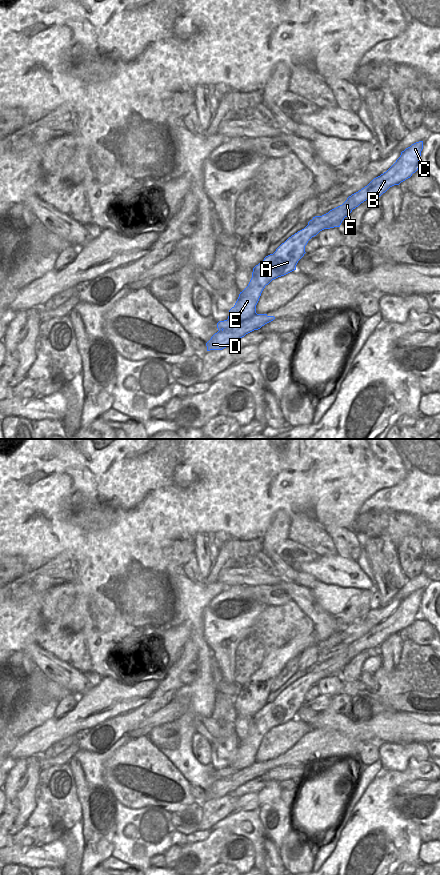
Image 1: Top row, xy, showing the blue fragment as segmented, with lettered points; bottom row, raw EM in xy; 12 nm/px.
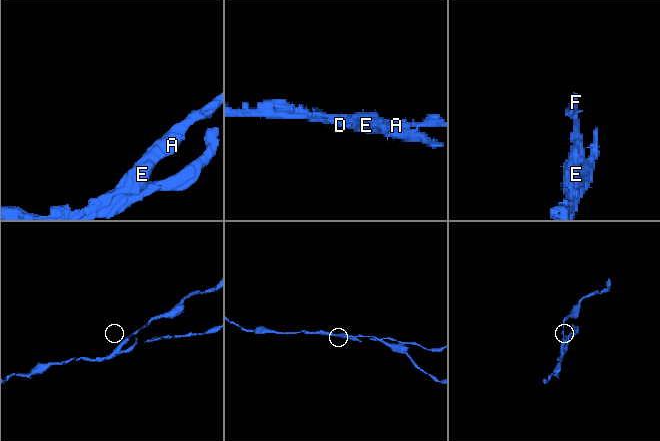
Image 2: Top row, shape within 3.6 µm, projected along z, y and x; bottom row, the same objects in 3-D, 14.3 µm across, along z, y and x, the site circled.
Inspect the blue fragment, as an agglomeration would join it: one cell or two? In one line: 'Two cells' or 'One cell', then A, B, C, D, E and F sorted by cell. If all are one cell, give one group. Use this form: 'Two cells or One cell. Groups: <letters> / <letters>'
Two cells. Groups: A B C E F / D.

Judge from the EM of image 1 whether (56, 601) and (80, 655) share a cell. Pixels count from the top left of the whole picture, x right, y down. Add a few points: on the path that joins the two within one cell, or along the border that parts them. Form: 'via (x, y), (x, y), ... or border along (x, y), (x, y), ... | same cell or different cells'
via (56, 614), (56, 631), (67, 642) | same cell

